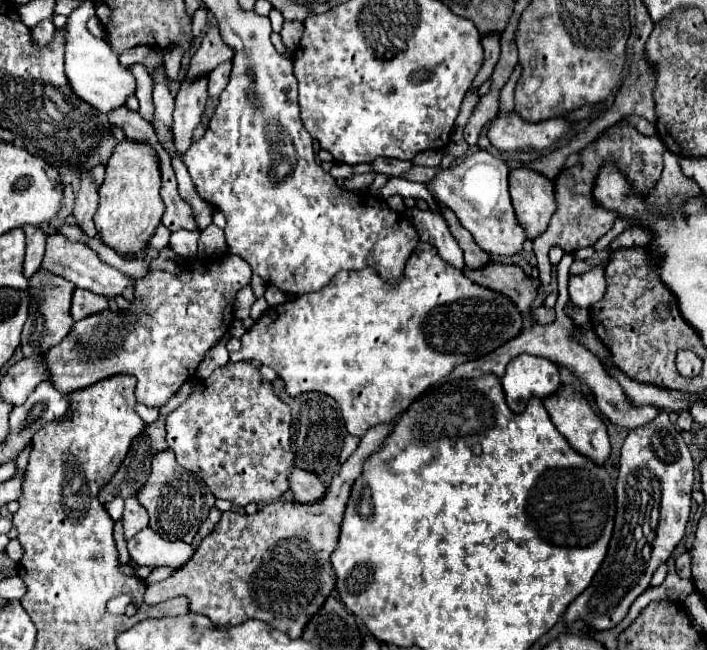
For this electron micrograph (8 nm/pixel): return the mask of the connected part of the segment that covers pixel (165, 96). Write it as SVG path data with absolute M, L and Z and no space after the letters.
M159 71L157 77L153 77L153 103L155 103L155 115L157 115L157 135L159 141L171 141L169 137L169 129L173 123L173 97L169 93L169 81L165 79L165 75Z

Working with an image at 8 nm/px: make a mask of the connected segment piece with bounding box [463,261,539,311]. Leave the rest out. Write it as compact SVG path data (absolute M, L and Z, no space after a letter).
M491 261L481 269L467 267L467 269L463 269L463 273L471 281L475 281L487 289L495 289L495 291L507 295L509 299L513 299L515 305L519 307L519 311L529 311L529 305L535 299L537 287L539 287L539 281L527 277L521 271L521 267L517 267L517 265L503 265L503 263Z

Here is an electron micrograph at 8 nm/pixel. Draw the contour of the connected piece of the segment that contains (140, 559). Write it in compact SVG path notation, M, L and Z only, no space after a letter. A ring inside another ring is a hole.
M149 527L145 531L139 531L133 535L133 539L127 543L131 559L135 565L149 565L149 567L161 567L169 565L173 569L183 567L189 557L193 555L193 547L185 545L181 541L165 541L161 535L151 531Z

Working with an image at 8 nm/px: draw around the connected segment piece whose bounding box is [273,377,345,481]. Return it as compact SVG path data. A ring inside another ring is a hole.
M277 377L273 381L275 393L279 397L283 397L283 401L291 407L293 411L293 425L291 425L291 449L295 453L295 465L307 471L313 471L317 475L321 475L325 481L329 481L337 469L339 469L339 459L337 459L337 451L341 449L343 437L345 437L345 429L343 429L343 421L341 421L341 411L337 407L337 403L321 393L305 393L299 397L291 397L285 391L283 381Z

